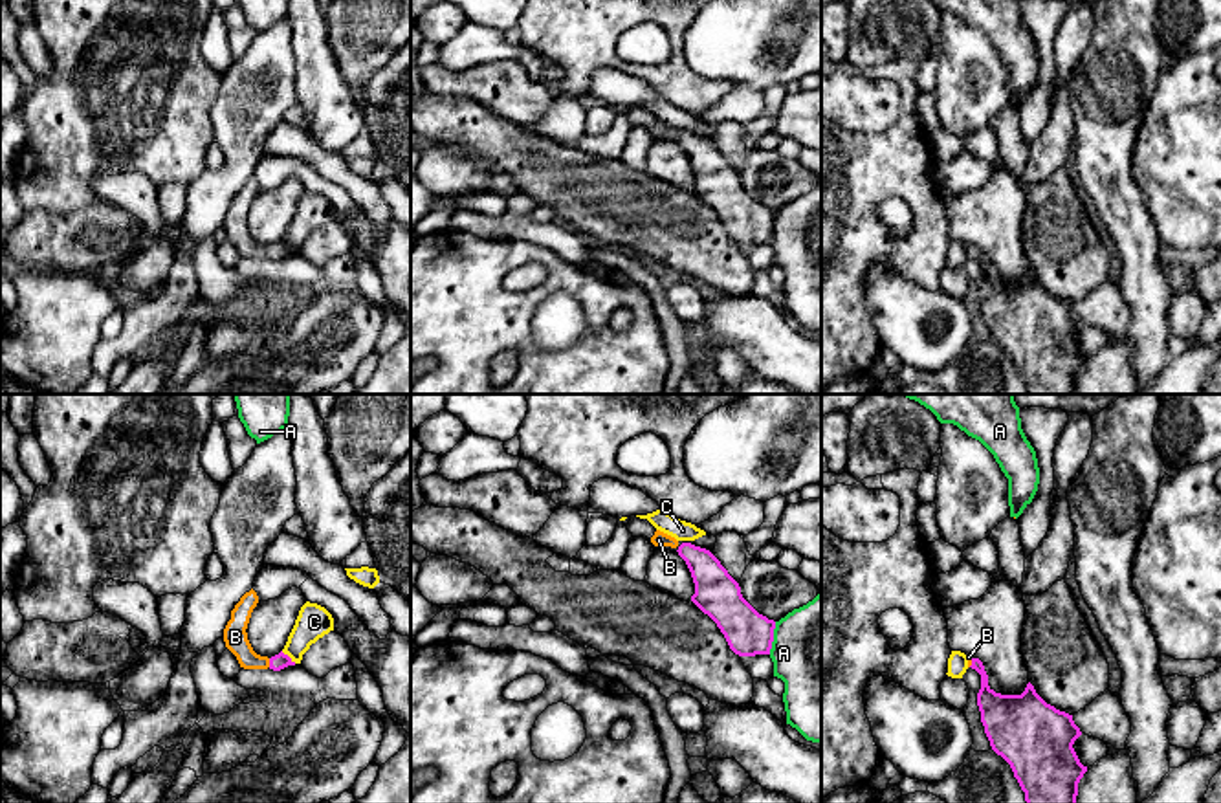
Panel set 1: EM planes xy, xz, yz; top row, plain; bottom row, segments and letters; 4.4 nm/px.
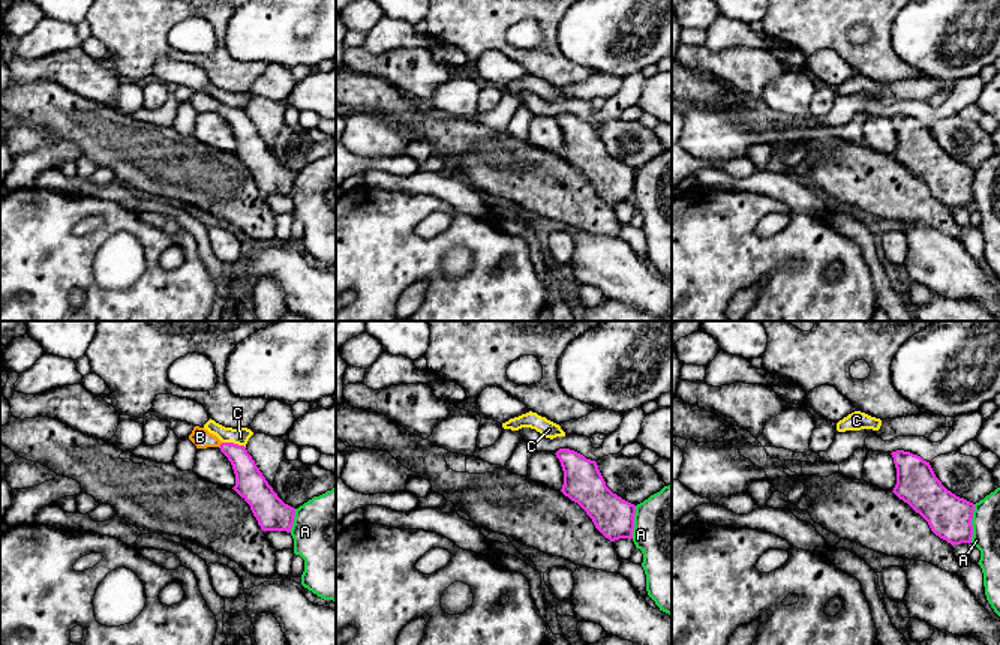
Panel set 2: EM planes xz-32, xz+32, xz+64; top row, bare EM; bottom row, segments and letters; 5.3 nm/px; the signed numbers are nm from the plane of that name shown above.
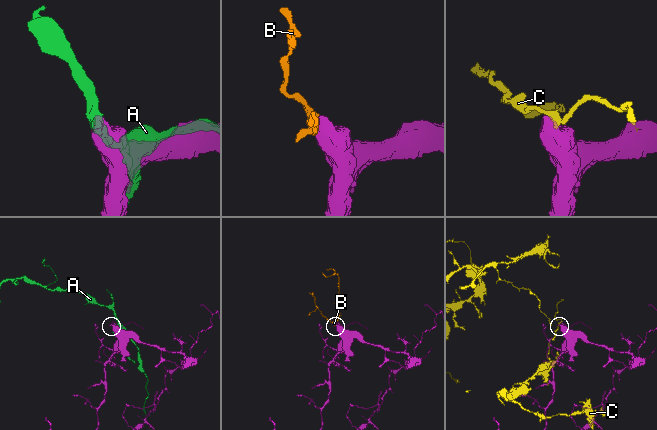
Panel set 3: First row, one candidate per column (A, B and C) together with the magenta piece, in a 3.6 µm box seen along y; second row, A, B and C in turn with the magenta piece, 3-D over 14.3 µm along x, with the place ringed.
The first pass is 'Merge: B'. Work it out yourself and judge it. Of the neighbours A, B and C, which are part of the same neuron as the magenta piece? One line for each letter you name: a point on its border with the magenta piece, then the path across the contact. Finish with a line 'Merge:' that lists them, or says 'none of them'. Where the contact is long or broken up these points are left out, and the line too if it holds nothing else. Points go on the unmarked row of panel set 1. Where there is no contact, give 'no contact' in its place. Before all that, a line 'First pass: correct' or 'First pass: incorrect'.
First pass: correct
B: meets magenta in xy at (270, 252); runs through xy (281, 250), (270, 252), (257, 252), (235, 226)
Merge: B

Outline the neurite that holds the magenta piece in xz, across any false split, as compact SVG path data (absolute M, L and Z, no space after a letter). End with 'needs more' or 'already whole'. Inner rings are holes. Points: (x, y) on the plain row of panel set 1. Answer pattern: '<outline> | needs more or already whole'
M682 132L676 141L695 172L691 191L717 213L730 238L739 246L770 244L776 211L742 187L739 172L720 150L691 132Z | already whole

